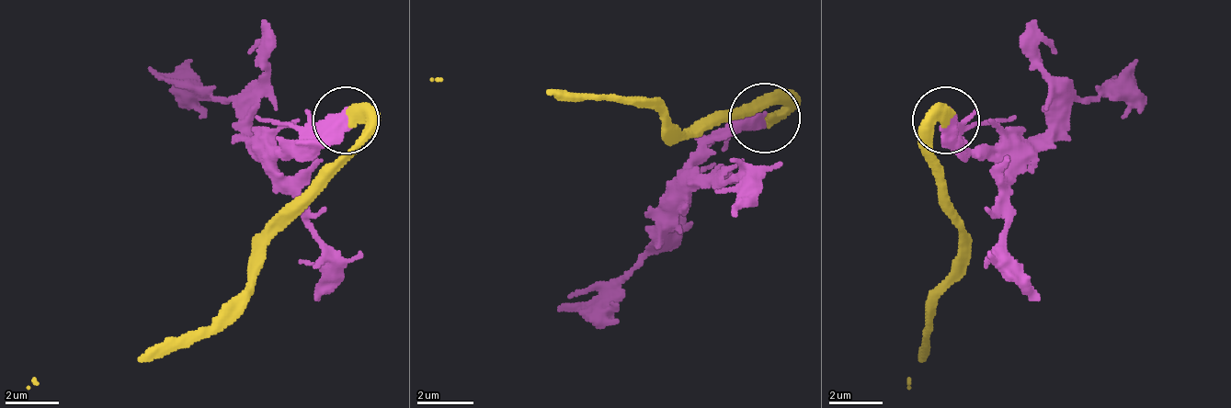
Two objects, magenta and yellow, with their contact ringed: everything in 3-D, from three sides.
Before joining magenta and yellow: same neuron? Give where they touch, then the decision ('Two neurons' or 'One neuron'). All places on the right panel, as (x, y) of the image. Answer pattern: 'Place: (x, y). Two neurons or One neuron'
Place: (945, 120). One neuron

